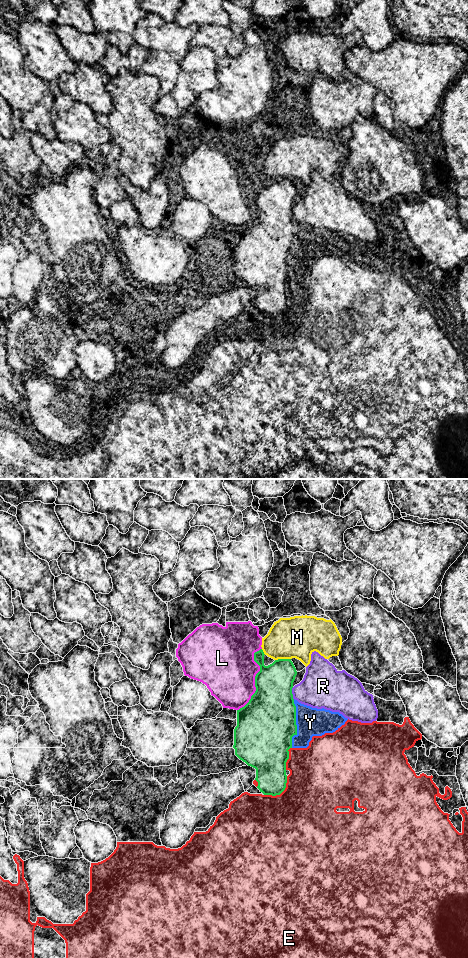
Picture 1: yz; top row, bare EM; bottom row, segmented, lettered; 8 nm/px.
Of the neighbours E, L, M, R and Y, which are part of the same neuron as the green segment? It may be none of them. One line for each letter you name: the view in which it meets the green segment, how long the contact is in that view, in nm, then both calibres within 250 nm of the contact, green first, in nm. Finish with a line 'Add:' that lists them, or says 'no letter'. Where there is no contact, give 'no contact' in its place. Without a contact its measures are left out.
Add: no letter

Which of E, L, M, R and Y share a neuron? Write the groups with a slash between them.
E / L / M / R Y

